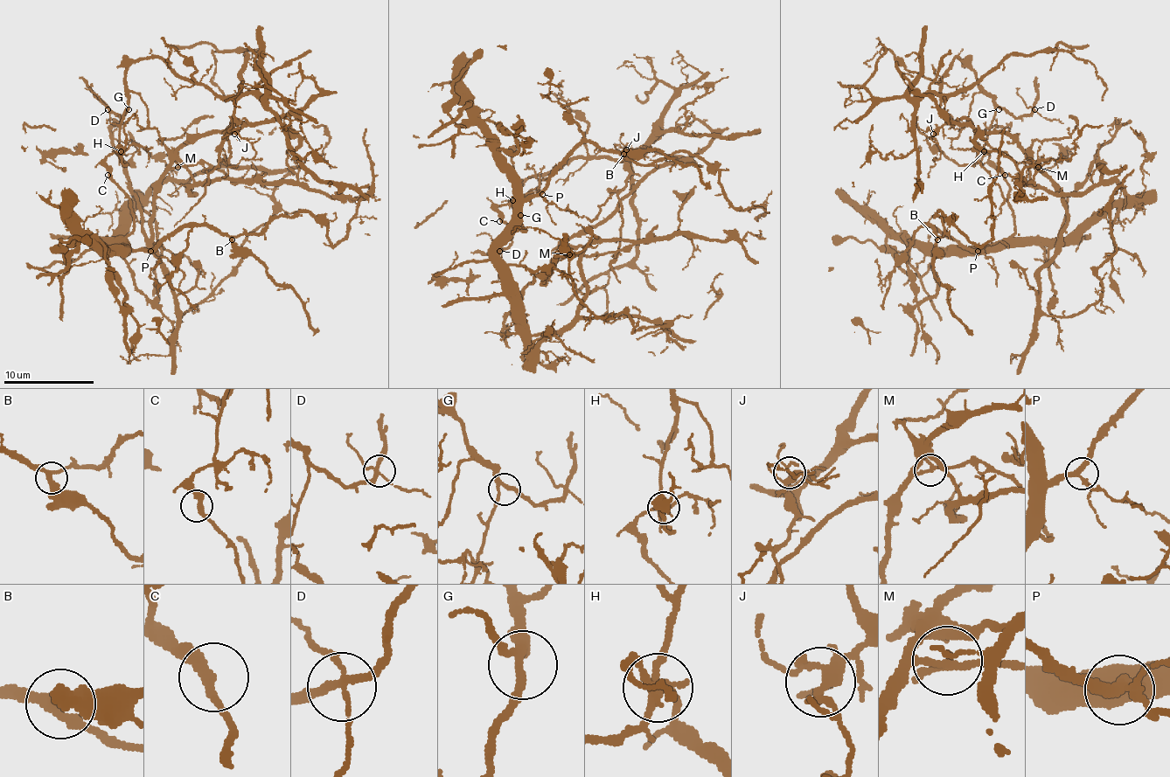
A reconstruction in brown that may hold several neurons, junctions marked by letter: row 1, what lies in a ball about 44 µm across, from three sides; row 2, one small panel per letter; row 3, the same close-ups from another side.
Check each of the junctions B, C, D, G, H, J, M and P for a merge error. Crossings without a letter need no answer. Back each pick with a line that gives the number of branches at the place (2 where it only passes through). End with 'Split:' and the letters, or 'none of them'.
H: 4
M: 3
Split: H, M

